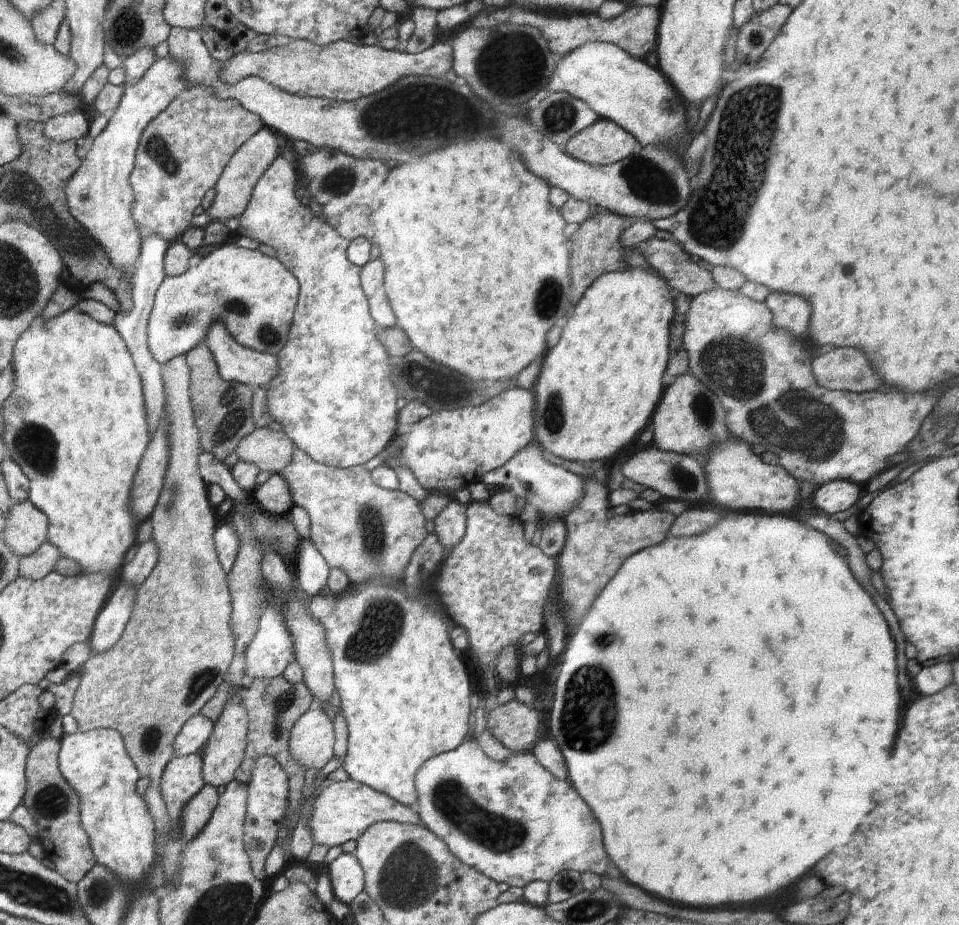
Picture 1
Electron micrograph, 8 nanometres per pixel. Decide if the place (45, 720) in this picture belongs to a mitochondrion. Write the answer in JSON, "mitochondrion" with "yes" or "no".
{"mitochondrion":"no"}

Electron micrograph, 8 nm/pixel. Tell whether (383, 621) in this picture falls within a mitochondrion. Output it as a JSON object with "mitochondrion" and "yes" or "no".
{"mitochondrion":"yes"}

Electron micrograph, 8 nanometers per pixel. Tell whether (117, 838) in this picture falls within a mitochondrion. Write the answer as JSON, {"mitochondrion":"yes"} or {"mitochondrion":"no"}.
{"mitochondrion":"no"}

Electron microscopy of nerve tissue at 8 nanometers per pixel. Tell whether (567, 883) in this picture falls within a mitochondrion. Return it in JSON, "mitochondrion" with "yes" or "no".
{"mitochondrion":"yes"}

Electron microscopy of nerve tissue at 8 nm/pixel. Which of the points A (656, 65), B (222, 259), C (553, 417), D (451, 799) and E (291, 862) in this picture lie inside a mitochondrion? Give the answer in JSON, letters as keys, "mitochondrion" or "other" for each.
{"A":"other","B":"other","C":"mitochondrion","D":"mitochondrion","E":"other"}

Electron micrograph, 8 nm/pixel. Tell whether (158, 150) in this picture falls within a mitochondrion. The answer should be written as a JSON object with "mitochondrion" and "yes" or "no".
{"mitochondrion":"yes"}

